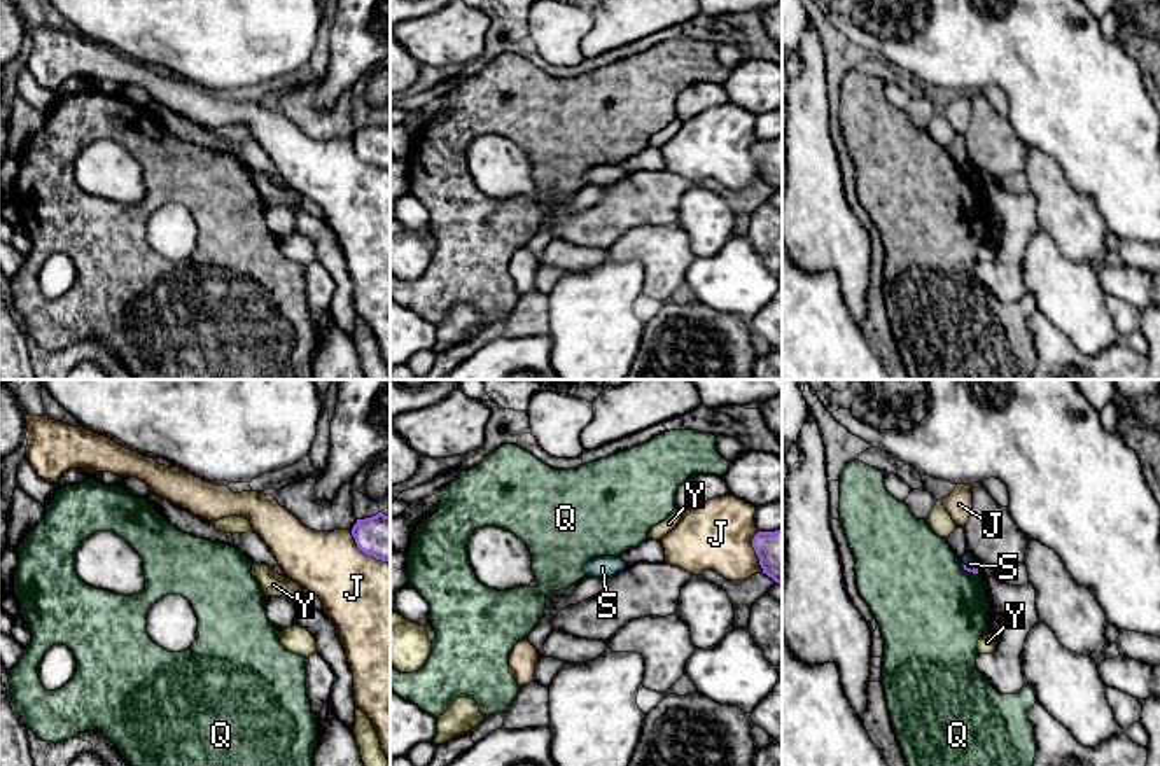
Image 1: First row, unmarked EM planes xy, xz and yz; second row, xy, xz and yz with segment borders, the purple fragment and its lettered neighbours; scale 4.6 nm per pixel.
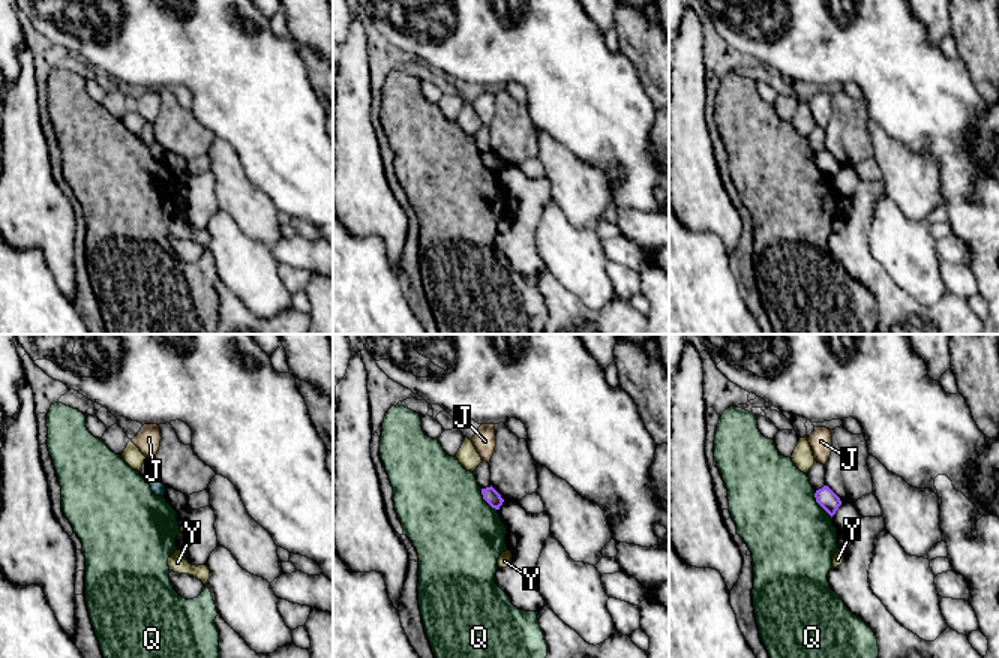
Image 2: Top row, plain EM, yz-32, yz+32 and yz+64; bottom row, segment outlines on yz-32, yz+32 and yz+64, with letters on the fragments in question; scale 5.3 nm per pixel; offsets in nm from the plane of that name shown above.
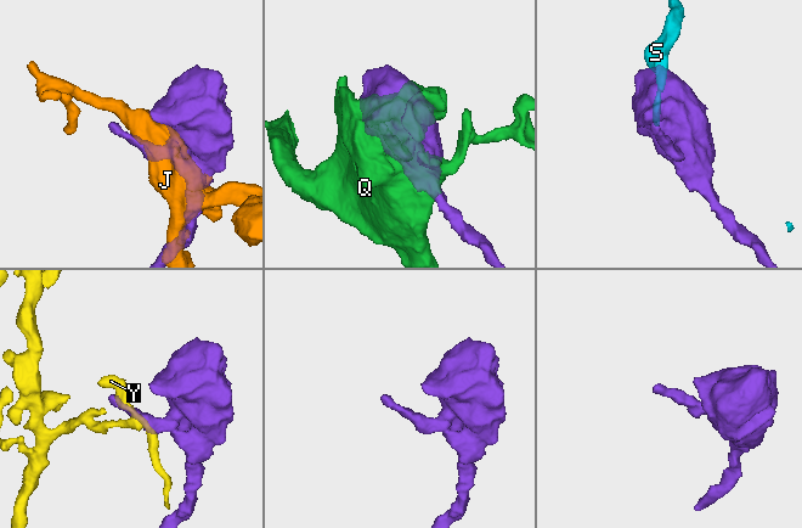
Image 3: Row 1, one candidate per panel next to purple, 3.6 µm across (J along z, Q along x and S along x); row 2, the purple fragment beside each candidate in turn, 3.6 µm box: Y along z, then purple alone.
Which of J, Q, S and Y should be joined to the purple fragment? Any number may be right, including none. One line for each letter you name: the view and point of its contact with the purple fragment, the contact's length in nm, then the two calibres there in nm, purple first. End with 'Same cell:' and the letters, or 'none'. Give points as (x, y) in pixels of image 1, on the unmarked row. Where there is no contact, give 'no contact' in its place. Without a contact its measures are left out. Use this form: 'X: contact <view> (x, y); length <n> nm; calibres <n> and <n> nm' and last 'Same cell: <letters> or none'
Same cell: none

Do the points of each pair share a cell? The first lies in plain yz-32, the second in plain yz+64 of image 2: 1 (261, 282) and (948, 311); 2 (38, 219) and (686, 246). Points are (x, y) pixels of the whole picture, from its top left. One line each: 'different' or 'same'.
1: different
2: different

